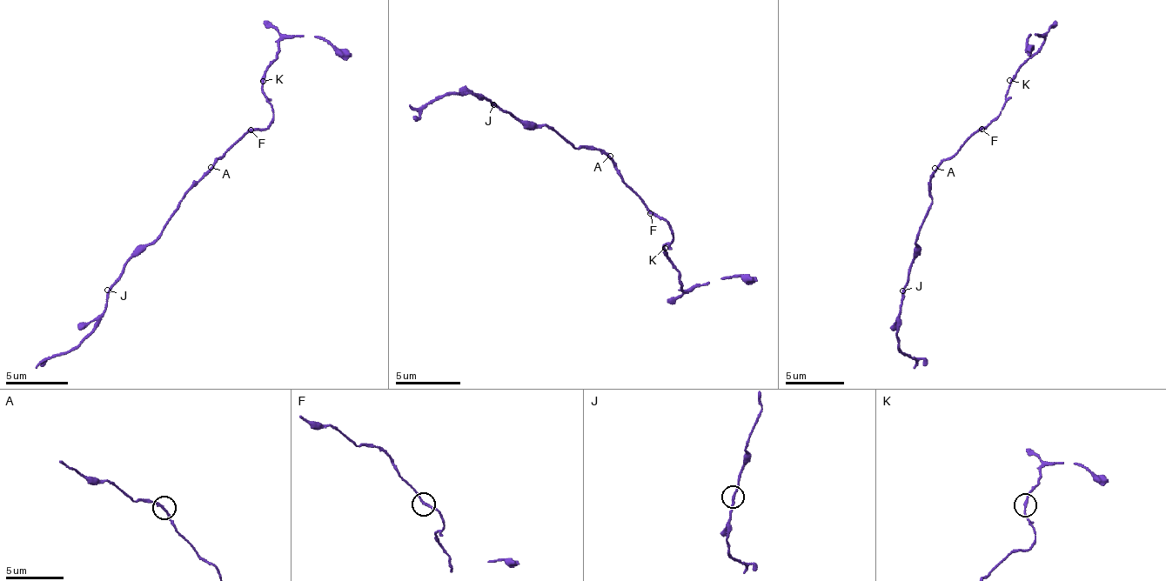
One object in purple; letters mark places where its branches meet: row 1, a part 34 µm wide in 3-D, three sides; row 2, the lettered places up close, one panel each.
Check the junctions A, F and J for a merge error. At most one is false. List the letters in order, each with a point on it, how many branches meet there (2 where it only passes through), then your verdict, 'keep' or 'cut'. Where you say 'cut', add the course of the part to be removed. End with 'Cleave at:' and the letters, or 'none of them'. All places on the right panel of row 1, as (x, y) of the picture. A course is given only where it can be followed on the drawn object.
A: (934, 168) | 2 | keep
F: (981, 129) | 2 | keep
J: (902, 290) | 2 | keep
Cleave at: none of them

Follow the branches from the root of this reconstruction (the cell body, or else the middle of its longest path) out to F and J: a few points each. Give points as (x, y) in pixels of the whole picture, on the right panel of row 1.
F: (937, 168), (946, 159), (951, 159), (981, 128)
J: (937, 168), (929, 180), (931, 202), (928, 214), (918, 232), (918, 254), (909, 263), (908, 284), (902, 290)

